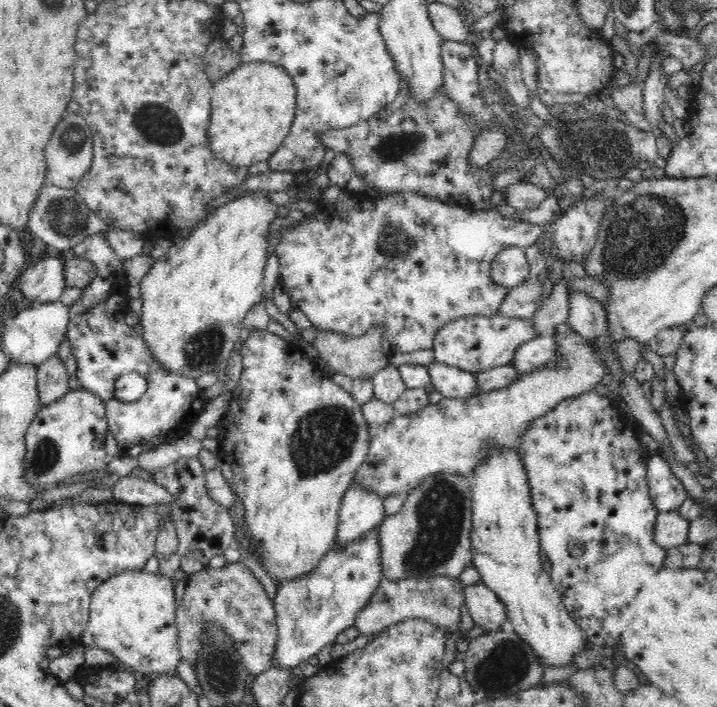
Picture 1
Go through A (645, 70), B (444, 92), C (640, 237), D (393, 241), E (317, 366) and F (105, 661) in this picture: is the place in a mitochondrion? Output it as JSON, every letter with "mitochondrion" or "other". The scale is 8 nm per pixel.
{"A":"other","B":"other","C":"mitochondrion","D":"mitochondrion","E":"other","F":"other"}

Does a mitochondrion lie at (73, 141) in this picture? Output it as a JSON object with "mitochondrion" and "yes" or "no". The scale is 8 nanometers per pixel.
{"mitochondrion":"yes"}

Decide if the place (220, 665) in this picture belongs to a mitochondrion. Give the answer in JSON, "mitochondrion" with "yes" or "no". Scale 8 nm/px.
{"mitochondrion":"yes"}

